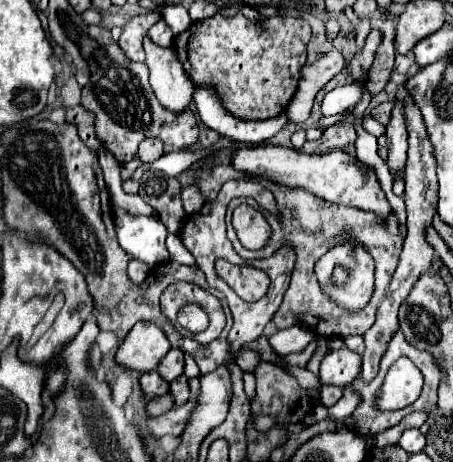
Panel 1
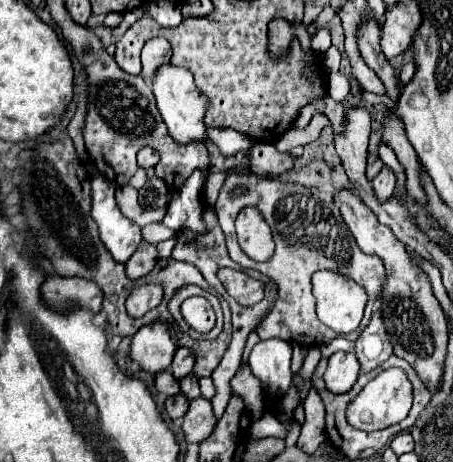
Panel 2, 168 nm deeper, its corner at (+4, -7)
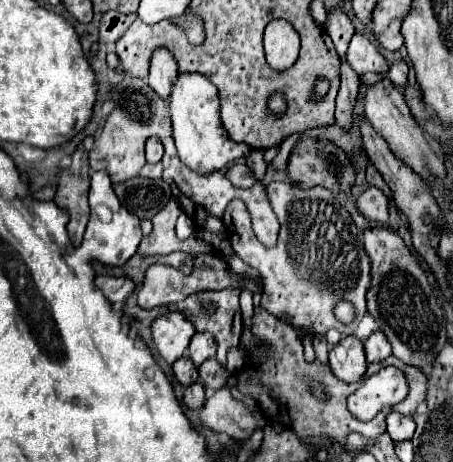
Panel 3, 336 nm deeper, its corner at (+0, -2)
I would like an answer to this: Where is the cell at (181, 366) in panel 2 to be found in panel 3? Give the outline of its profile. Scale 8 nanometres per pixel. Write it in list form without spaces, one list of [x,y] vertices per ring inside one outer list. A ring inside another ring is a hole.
[[[197,333],[189,345],[189,357],[195,363],[195,367],[199,367],[205,359],[215,357],[215,351],[217,351],[217,343],[211,333]]]

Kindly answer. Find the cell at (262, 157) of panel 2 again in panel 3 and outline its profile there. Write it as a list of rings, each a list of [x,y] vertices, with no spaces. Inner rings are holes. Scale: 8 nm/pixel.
[[[235,163],[227,169],[225,177],[235,185],[235,187],[251,187],[255,181],[251,177],[251,169],[247,167],[247,163]]]

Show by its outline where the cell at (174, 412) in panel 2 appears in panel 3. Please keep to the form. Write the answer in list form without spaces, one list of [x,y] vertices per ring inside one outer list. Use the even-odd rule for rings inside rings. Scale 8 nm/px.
[[[197,381],[197,383],[189,385],[189,387],[185,387],[183,399],[185,399],[185,405],[187,405],[187,407],[191,407],[191,409],[201,409],[203,403],[205,403],[205,387],[203,387],[203,383]]]

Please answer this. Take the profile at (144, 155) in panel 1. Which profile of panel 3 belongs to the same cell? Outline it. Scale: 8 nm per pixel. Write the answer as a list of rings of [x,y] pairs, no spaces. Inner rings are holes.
[[[151,137],[147,141],[147,163],[159,163],[161,157],[163,157],[163,143],[159,141],[159,137]]]

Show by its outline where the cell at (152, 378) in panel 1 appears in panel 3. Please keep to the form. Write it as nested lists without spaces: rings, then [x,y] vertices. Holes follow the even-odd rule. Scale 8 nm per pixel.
[[[181,357],[181,359],[177,359],[175,363],[173,363],[173,373],[175,373],[175,377],[183,383],[183,385],[189,385],[189,383],[195,383],[199,377],[199,371],[197,371],[197,367],[191,363],[191,359],[189,357]]]

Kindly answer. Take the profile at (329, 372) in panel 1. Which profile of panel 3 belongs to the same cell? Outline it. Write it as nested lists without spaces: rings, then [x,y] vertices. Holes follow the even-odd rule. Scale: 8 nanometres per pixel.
[[[355,335],[343,337],[329,351],[329,365],[337,379],[345,383],[355,383],[365,375],[365,349]]]

